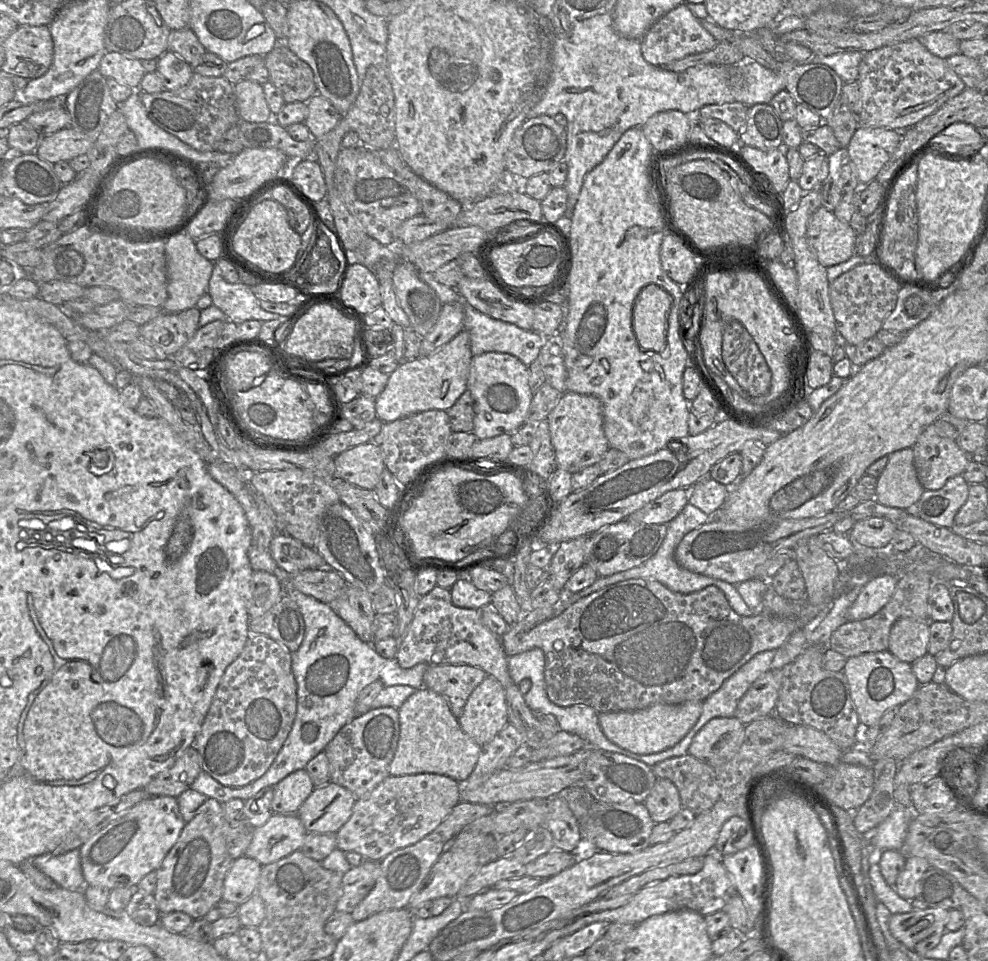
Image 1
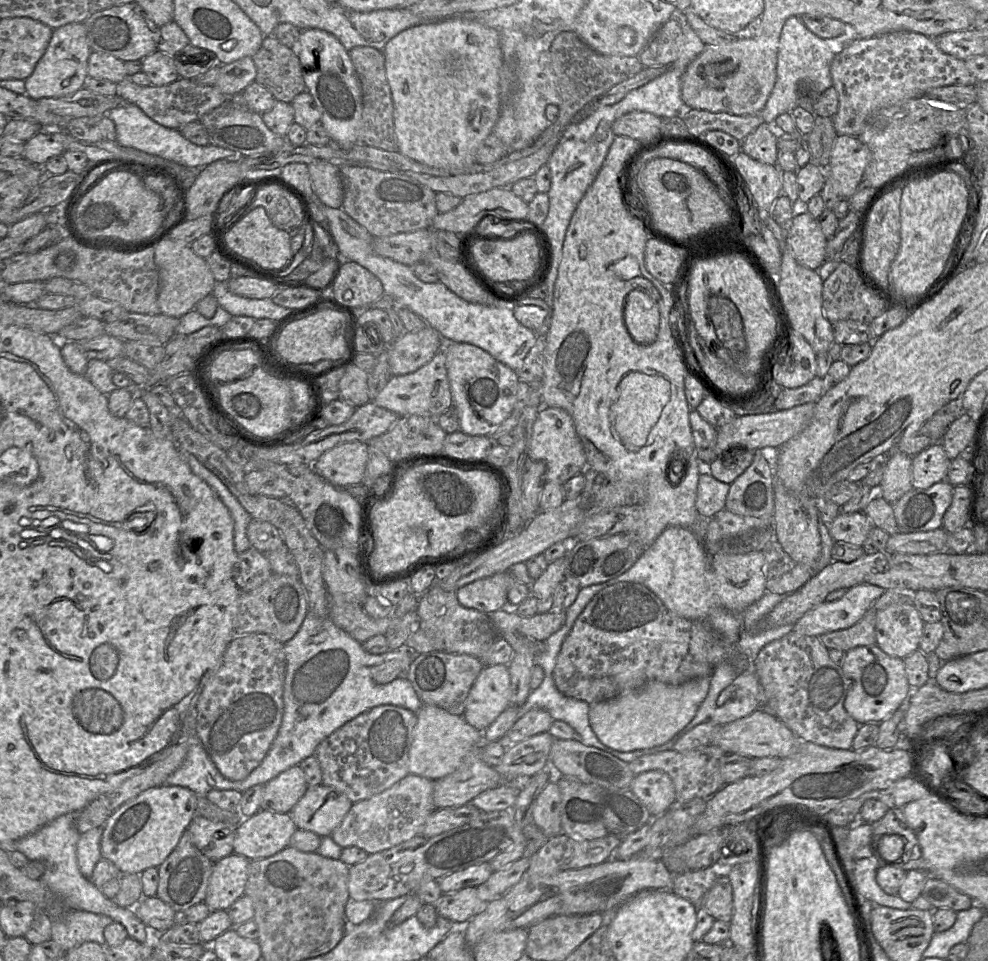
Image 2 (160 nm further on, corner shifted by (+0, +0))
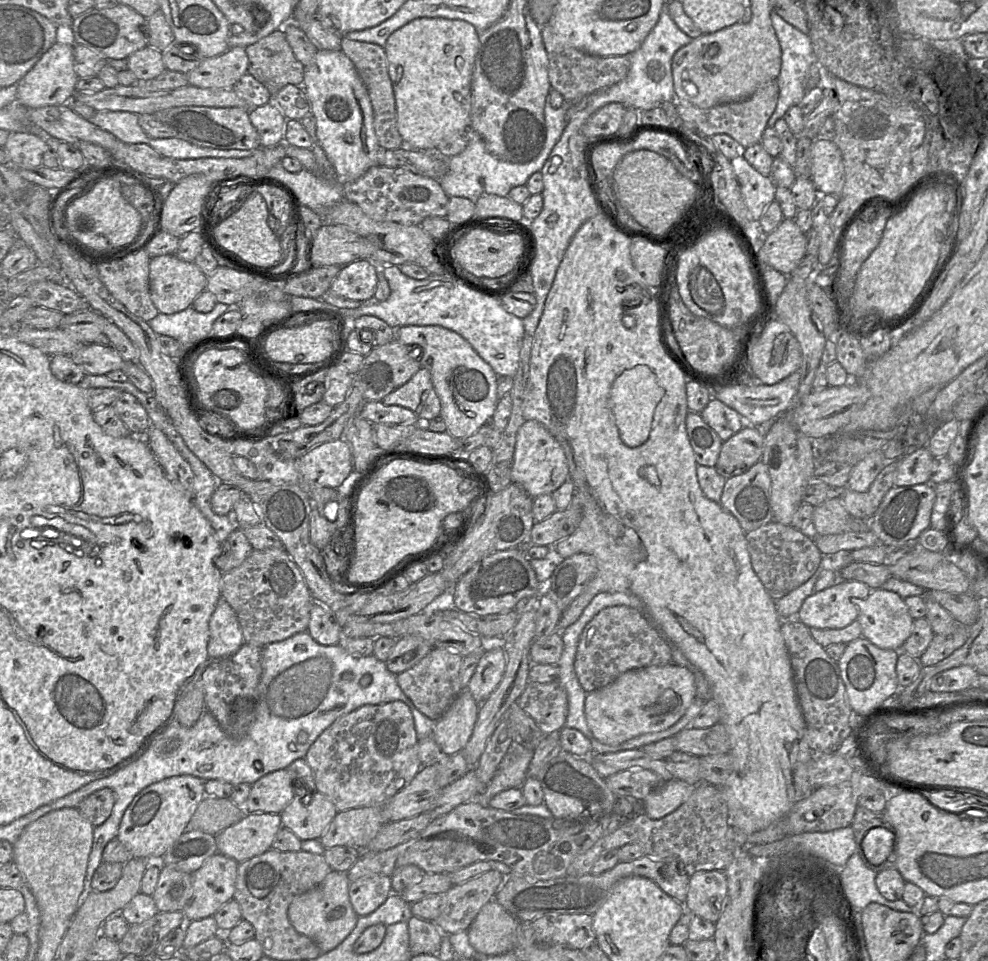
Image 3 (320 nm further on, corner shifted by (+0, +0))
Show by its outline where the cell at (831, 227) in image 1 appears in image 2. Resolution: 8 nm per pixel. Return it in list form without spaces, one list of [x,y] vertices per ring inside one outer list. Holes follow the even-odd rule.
[[[806,212],[794,215],[784,227],[788,249],[796,262],[803,267],[818,270],[826,260],[828,241],[818,220]]]

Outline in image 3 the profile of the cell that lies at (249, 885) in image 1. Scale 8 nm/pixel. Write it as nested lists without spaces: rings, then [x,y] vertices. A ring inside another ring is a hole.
[[[217,852],[192,873],[193,896],[182,910],[187,921],[213,916],[220,907],[234,898],[238,865],[236,860]]]

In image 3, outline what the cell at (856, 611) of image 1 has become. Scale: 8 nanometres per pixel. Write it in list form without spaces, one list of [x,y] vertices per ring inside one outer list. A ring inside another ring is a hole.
[[[844,581],[814,592],[797,613],[797,620],[809,628],[842,629],[857,620],[859,608],[851,598],[865,600],[872,589],[859,581]]]

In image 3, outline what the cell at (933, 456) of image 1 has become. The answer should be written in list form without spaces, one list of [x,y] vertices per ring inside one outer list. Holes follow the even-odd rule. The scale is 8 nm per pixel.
[[[927,447],[911,450],[898,460],[894,486],[905,487],[929,483],[934,457]]]

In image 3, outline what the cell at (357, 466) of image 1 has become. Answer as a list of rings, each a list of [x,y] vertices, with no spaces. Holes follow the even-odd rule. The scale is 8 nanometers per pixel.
[[[342,438],[323,443],[294,460],[303,479],[320,487],[337,488],[352,472],[352,453]]]

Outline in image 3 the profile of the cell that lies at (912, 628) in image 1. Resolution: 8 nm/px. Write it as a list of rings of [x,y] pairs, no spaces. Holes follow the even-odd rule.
[[[881,587],[872,590],[865,600],[851,598],[851,602],[859,608],[857,621],[861,625],[863,638],[881,649],[901,650],[902,645],[912,633],[914,622],[903,598]]]

